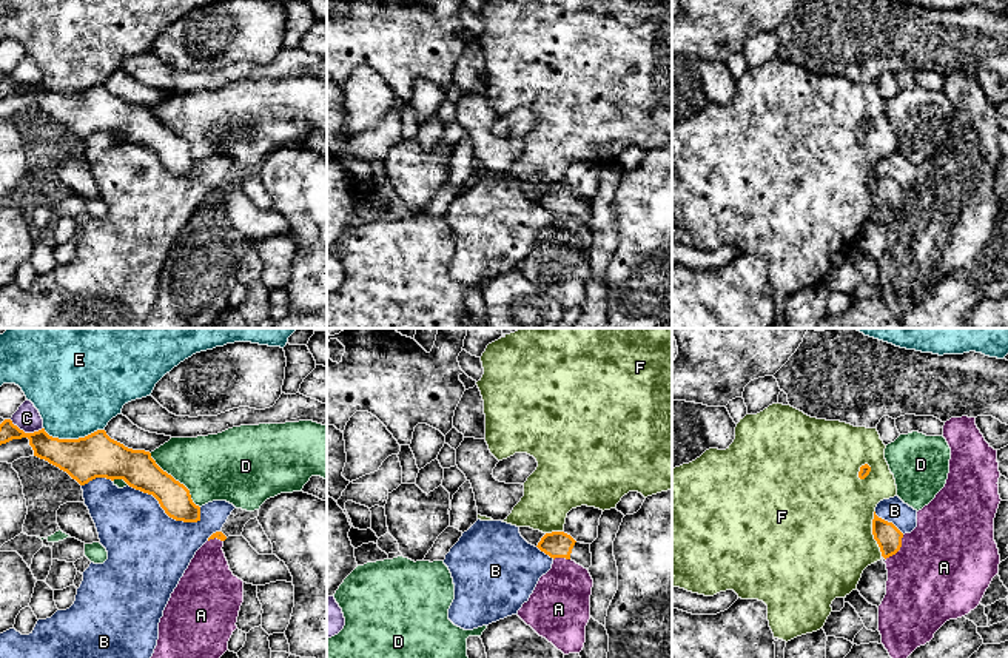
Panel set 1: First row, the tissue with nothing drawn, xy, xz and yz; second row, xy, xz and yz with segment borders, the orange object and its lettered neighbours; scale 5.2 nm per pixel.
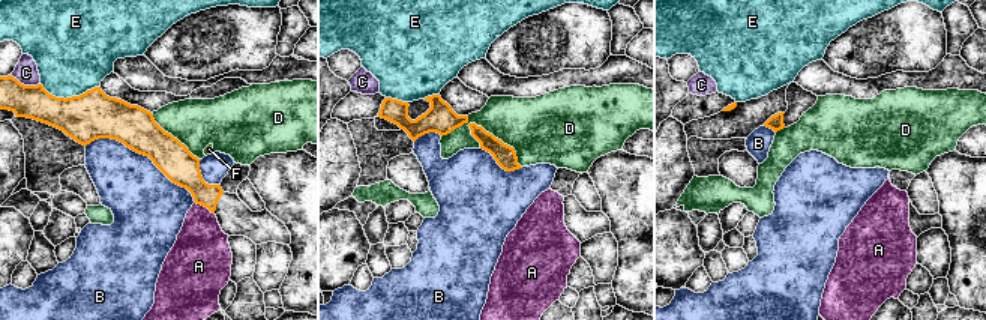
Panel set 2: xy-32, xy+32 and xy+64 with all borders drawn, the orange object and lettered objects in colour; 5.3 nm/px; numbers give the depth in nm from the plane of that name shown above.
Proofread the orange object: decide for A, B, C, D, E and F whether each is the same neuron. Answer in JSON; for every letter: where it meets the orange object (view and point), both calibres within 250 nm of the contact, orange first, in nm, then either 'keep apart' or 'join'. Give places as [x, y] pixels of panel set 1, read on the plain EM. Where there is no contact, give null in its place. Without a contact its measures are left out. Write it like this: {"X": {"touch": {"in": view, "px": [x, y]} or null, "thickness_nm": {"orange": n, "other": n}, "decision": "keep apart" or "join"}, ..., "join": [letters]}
{"A": {"touch": {"in": "yz", "px": [899, 204]}, "thickness_nm": {"orange": 140, "other": 500}, "decision": "keep apart"}, "B": {"touch": {"in": "xy", "px": [164, 164]}, "thickness_nm": {"orange": 190, "other": 420}, "decision": "keep apart"}, "C": {"touch": {"in": "xy", "px": [26, 88]}, "thickness_nm": {"orange": 170, "other": 140}, "decision": "keep apart"}, "D": {"touch": {"in": "xy", "px": [174, 134]}, "thickness_nm": {"orange": 190, "other": 360}, "decision": "keep apart"}, "E": {"touch": {"in": "xy", "px": [73, 94]}, "thickness_nm": {"orange": 220, "other": 460}, "decision": "keep apart"}, "F": {"touch": {"in": "yz", "px": [873, 188]}, "thickness_nm": {"orange": 140, "other": 500}, "decision": "keep apart"}, "join": []}

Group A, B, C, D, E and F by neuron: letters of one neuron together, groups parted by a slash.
A / B / C / D / E / F

